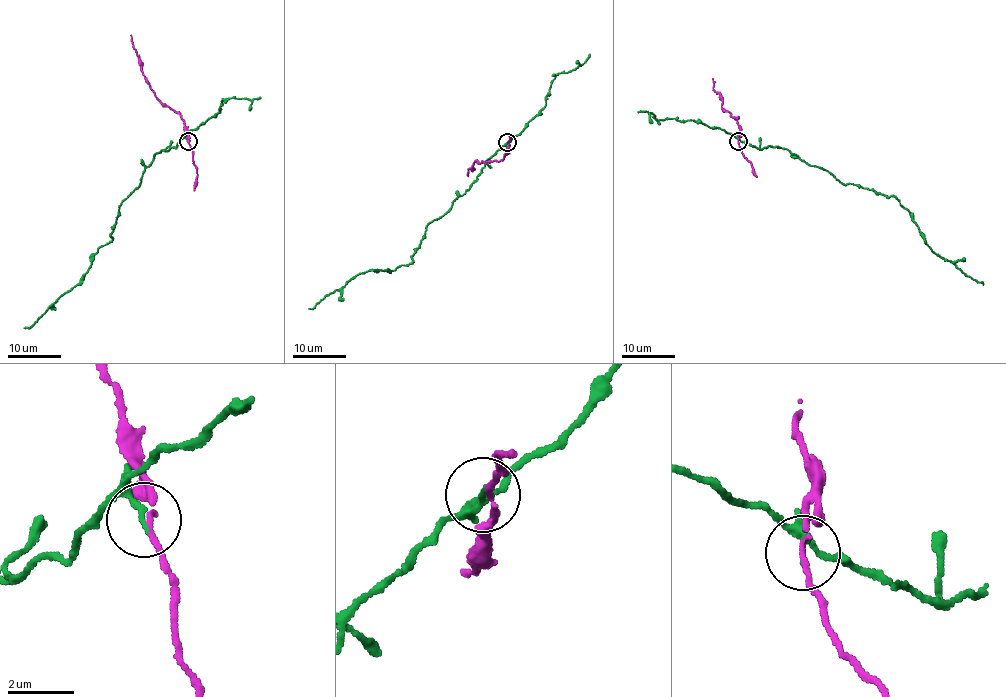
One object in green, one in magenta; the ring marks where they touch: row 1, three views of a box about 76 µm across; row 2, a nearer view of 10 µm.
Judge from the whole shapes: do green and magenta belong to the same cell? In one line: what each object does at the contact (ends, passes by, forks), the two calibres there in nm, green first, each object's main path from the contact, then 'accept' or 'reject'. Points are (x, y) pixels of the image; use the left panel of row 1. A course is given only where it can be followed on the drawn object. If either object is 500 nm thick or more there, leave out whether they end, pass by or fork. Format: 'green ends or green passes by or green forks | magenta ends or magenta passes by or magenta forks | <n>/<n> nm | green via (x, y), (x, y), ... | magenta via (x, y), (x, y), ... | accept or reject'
green ends | magenta passes by | 150/150 nm | green via (188, 141), (184, 138), (155, 155), (140, 185), (120, 205), (112, 238), (98, 249), (88, 270), (24, 327) | magenta via (188, 141), (184, 120), (162, 104), (143, 76), (142, 63), (130, 35) | reject

